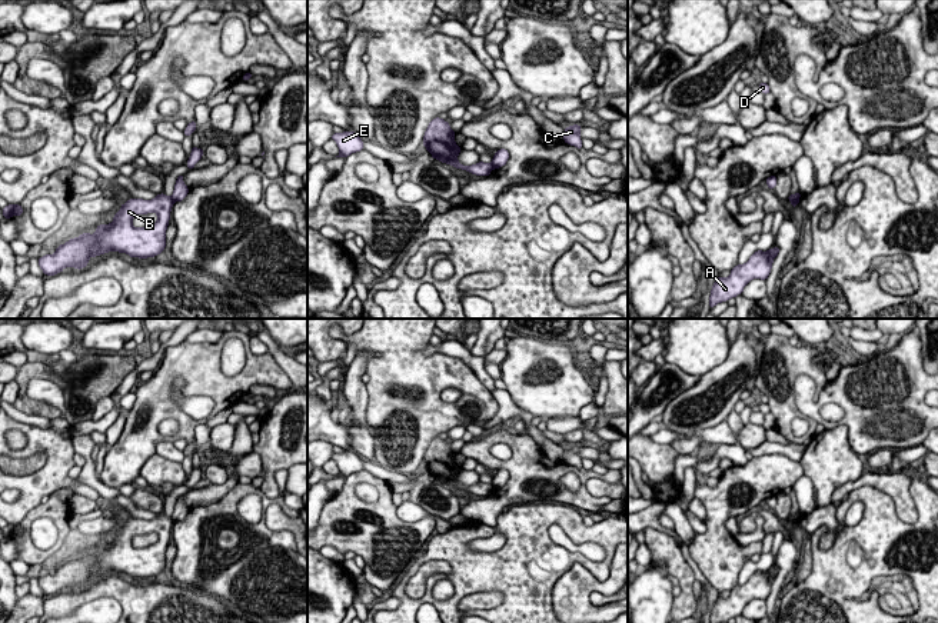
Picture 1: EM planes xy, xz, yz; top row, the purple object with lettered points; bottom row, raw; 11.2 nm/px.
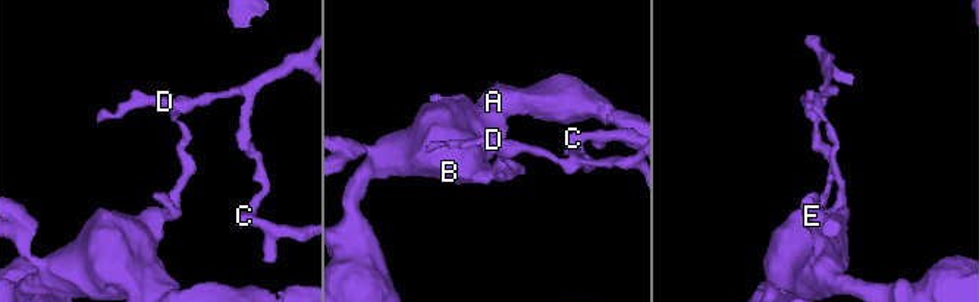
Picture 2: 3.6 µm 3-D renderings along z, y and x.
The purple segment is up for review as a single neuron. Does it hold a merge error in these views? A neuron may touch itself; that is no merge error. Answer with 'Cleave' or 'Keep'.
Cleave

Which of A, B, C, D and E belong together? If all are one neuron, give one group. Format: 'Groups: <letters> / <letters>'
Groups: A B E / C D

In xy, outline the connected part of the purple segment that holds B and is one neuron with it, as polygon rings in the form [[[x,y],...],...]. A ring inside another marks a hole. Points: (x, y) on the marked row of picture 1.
[[[164,193],[152,200],[130,199],[120,206],[114,220],[96,227],[96,233],[83,233],[56,249],[54,254],[39,257],[39,266],[46,276],[61,273],[64,267],[82,270],[92,256],[109,251],[126,253],[130,257],[147,259],[160,254],[166,247],[166,230],[173,207],[172,197]],[[154,211],[157,221],[146,227],[134,227],[133,217]]]

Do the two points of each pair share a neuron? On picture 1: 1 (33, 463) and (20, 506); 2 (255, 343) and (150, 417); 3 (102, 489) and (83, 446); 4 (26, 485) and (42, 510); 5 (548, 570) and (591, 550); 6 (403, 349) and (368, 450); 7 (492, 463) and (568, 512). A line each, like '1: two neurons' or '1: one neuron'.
1: two neurons
2: two neurons
3: one neuron
4: two neurons
5: two neurons
6: two neurons
7: two neurons

